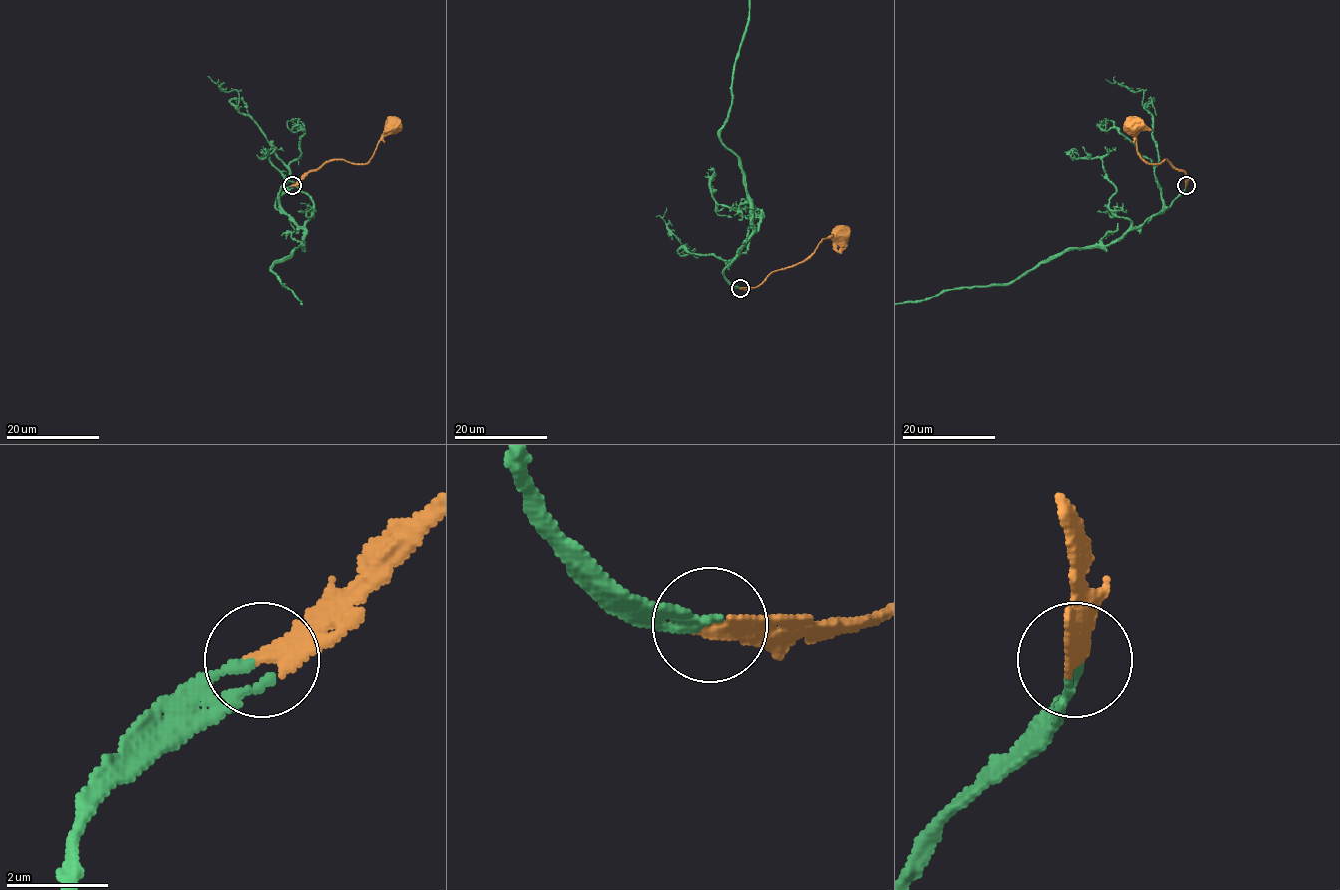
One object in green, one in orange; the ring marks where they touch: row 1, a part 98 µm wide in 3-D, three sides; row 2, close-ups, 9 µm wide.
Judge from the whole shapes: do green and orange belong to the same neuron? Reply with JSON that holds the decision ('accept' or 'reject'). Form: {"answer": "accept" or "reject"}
{"answer": "accept"}

